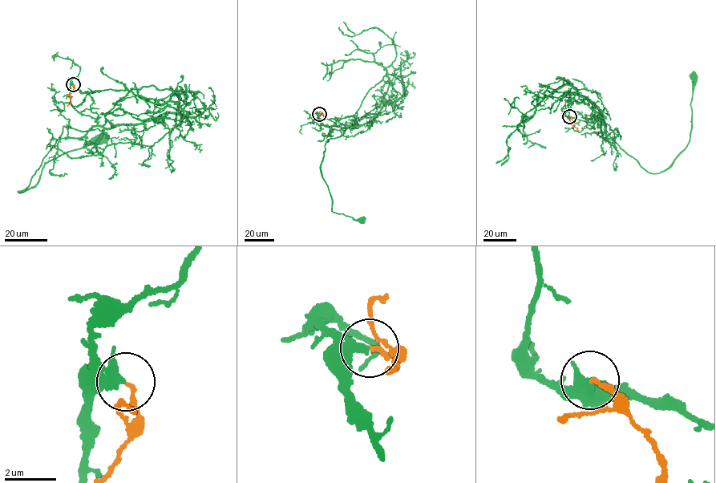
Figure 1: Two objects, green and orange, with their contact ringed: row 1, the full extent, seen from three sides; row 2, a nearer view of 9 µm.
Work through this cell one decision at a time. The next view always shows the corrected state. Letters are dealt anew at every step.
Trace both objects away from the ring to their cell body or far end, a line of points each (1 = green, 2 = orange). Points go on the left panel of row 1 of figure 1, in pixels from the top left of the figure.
1: (73, 83), (73, 106), (96, 125), (84, 131), (64, 126), (18, 192), (37, 183), (47, 163), (102, 138)
2: (73, 84), (70, 103), (66, 106)

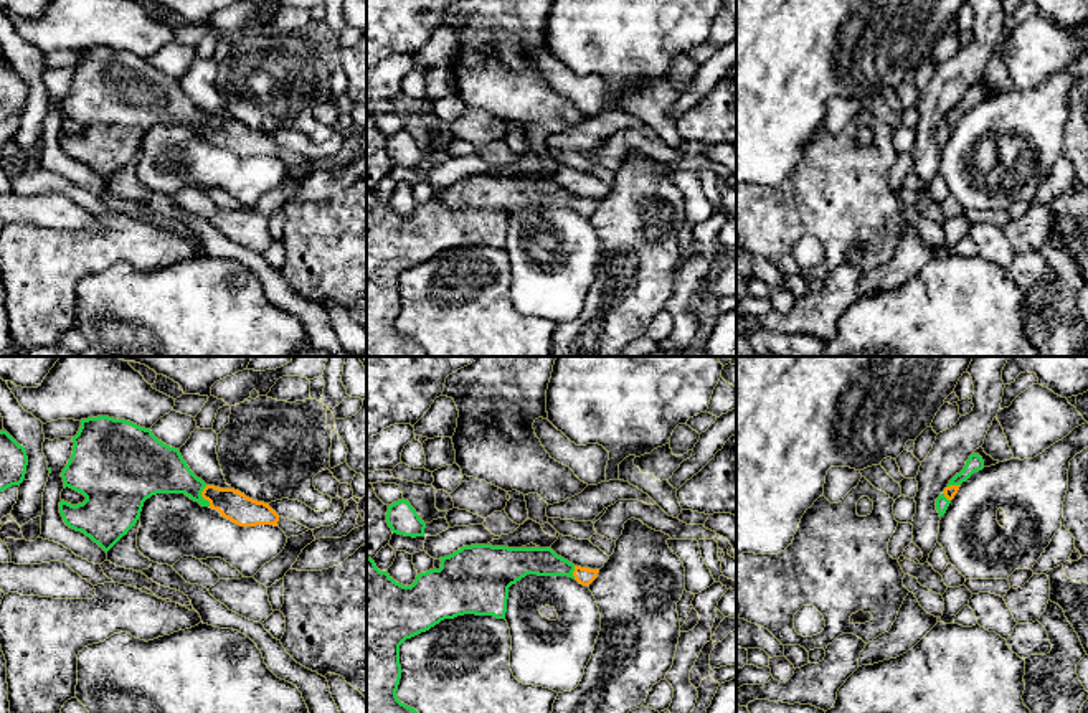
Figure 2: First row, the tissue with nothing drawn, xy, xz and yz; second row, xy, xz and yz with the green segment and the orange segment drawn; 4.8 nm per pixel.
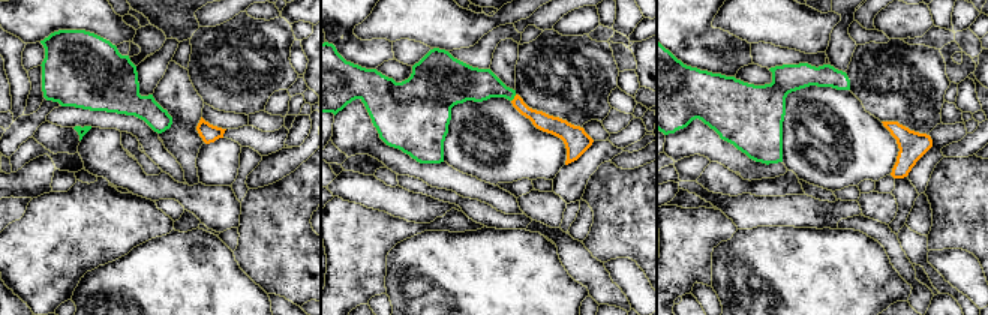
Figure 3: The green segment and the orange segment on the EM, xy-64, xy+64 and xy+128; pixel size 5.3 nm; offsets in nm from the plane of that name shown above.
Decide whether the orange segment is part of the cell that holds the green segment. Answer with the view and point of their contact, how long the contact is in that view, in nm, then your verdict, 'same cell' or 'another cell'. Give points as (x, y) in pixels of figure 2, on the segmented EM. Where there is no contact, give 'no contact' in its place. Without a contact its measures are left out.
contact xy (200, 495); length 110 nm; same cell

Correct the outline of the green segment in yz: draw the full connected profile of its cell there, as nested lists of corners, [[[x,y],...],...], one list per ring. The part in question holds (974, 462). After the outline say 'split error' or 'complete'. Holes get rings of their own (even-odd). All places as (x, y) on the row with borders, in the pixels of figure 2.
[[[971,454],[969,459],[966,460],[964,469],[956,474],[948,487],[944,489],[944,492],[936,498],[936,510],[939,513],[939,517],[943,517],[951,503],[951,500],[954,498],[954,495],[958,493],[959,487],[963,482],[966,482],[974,472],[979,472],[984,469],[984,460],[979,454]]]; split error

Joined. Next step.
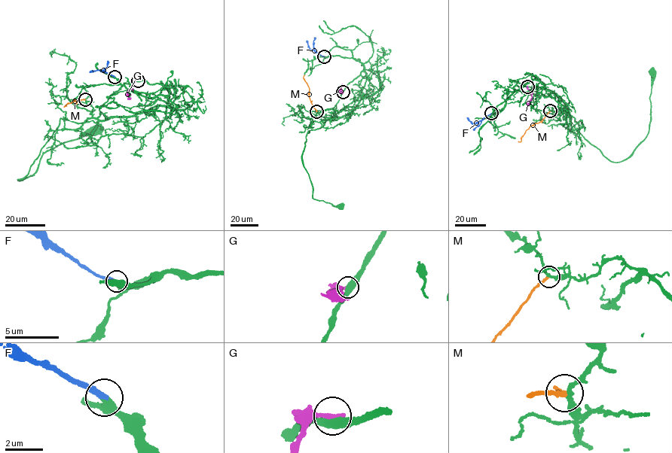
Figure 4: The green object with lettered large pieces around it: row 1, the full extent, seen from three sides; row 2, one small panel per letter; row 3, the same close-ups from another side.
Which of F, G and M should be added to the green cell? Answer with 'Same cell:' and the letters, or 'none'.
Same cell: F

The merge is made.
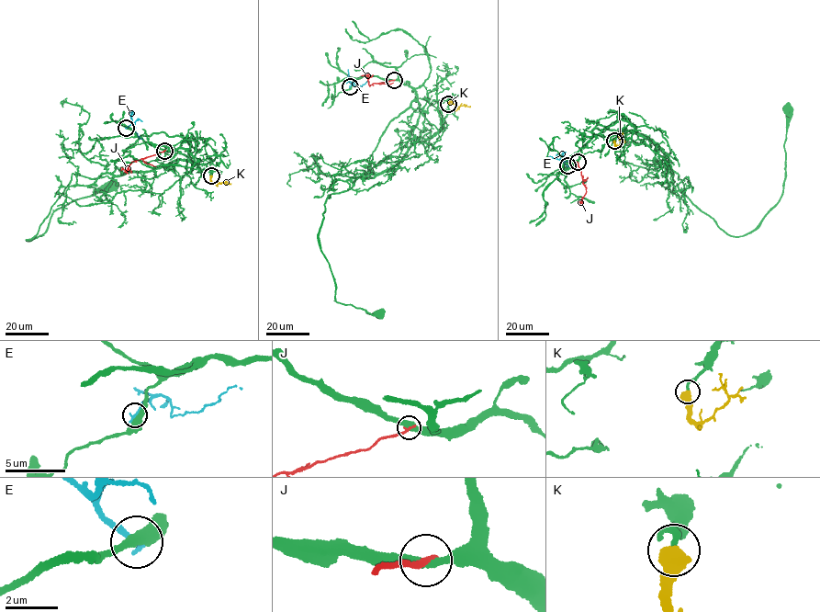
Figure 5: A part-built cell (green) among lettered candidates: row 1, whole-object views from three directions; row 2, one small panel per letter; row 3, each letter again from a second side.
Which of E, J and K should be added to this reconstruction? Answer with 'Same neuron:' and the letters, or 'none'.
Same neuron: K

